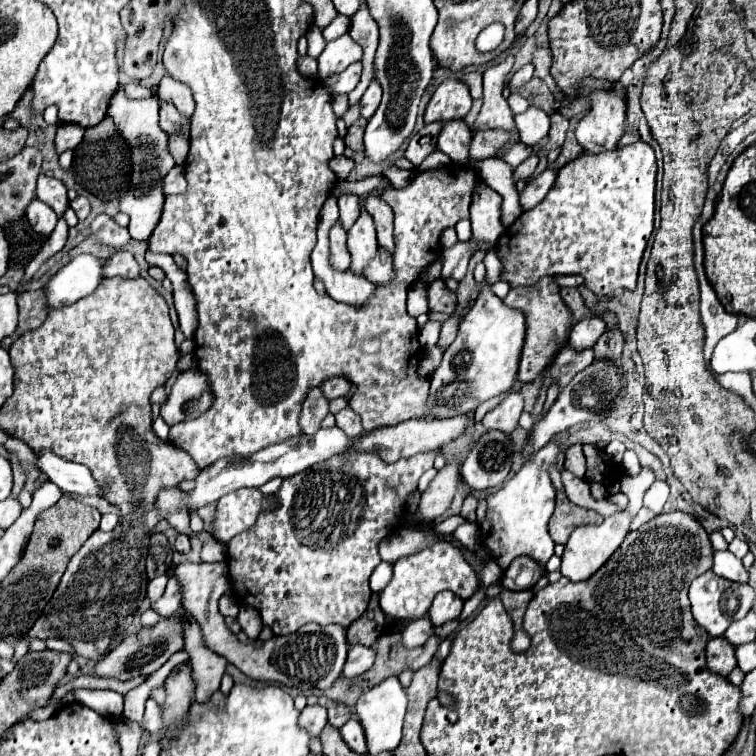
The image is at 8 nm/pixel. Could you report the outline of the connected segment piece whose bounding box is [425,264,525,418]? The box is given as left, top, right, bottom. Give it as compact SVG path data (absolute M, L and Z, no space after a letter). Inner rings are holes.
M477 264L475 282L481 284L481 292L463 318L457 338L445 350L441 366L431 376L431 388L427 398L427 418L453 418L473 412L485 400L511 388L517 378L519 354L525 338L525 316L521 310L505 306L485 280L485 266Z

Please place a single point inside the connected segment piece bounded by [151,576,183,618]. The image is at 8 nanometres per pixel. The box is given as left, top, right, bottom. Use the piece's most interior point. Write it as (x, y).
(170, 604)

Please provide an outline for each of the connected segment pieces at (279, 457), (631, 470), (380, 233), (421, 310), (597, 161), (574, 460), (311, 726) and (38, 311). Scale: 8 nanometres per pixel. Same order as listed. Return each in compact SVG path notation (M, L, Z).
M337 426L319 428L313 436L299 436L299 438L289 438L287 442L281 442L281 444L273 444L273 446L253 454L251 460L235 460L235 464L229 460L219 460L213 466L199 472L199 476L195 478L195 488L191 492L183 492L179 488L159 490L157 500L155 500L155 508L161 514L171 514L171 512L177 512L181 508L193 510L193 508L207 506L207 504L217 502L221 496L225 496L225 494L229 494L241 486L263 486L267 480L271 480L275 476L289 478L293 474L299 474L299 472L311 468L313 464L331 458L333 454L347 452L355 444L355 440L357 438L347 438L343 434L343 430L339 430Z
M627 450L627 452L625 452L621 464L623 464L623 468L625 468L625 474L629 474L629 476L639 474L639 470L641 470L641 464L639 464L637 456L633 454L633 450Z
M379 196L367 198L367 212L371 214L375 228L377 228L377 242L387 252L395 252L395 240L393 240L393 210L389 204L379 200Z
M419 280L409 288L409 296L407 296L407 314L413 316L413 318L417 318L417 316L429 312L427 300L425 300L425 288L427 288L427 284L425 284L425 282L419 282Z
M633 142L601 154L585 152L577 160L565 164L557 172L555 186L549 190L545 200L539 202L539 206L523 212L513 226L505 230L509 236L499 238L497 254L503 262L501 278L511 286L533 286L543 276L581 274L587 288L597 296L611 296L615 290L635 290L639 262L653 232L655 174L655 152L645 142Z
M573 444L567 448L567 462L565 466L577 476L577 478L585 478L587 466L585 466L585 456L581 450L581 444Z
M305 706L299 716L299 726L303 726L311 736L319 736L327 726L327 708L325 706Z
M45 288L25 290L25 292L19 294L19 300L17 300L17 304L19 304L19 326L17 326L17 330L15 330L11 336L3 338L1 346L3 346L5 350L7 350L23 332L33 330L33 328L39 328L39 326L45 322L49 310L47 310L47 302L43 302L43 290L45 290Z

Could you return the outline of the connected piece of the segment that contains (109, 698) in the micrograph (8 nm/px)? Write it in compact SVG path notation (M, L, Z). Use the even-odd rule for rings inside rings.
M75 690L75 698L79 704L97 710L101 716L121 716L123 700L117 700L117 692L113 690Z

